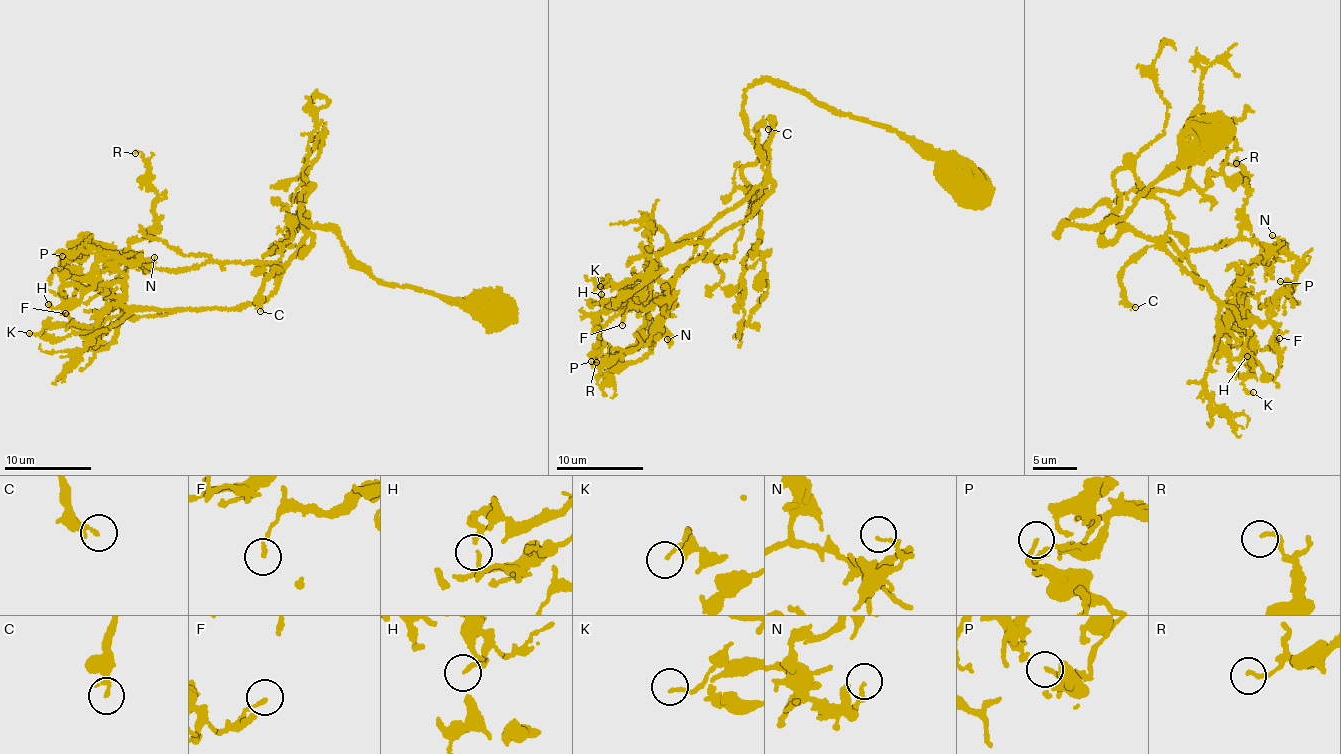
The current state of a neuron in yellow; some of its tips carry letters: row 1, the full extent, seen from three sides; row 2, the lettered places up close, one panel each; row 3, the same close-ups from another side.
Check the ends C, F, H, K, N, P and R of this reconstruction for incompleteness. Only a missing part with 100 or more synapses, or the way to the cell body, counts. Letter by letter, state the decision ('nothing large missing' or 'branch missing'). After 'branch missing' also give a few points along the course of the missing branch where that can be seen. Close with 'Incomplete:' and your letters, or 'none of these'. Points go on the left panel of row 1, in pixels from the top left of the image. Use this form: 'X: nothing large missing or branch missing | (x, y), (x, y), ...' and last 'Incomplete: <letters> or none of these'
C: nothing large missing
F: nothing large missing
H: nothing large missing
K: nothing large missing
N: nothing large missing
P: nothing large missing
R: nothing large missing
Incomplete: none of these

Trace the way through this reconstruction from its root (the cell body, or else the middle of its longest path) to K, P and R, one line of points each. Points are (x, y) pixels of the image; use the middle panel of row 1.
K: (974, 187), (897, 131), (759, 80), (743, 103), (749, 138), (767, 150), (771, 194), (672, 279), (600, 286)
P: (974, 187), (897, 131), (759, 80), (743, 103), (771, 194), (681, 268), (654, 336), (591, 361)
R: (974, 187), (897, 131), (759, 80), (743, 103), (766, 180), (706, 229), (637, 346), (596, 362)

